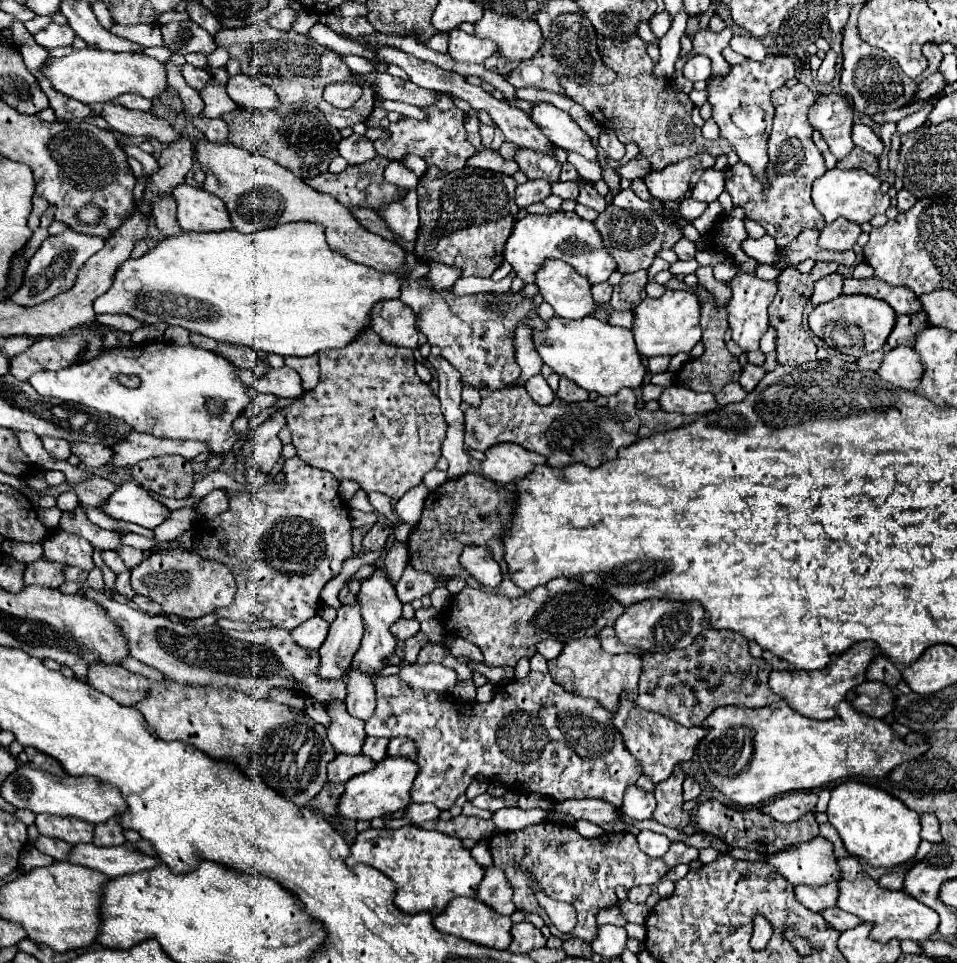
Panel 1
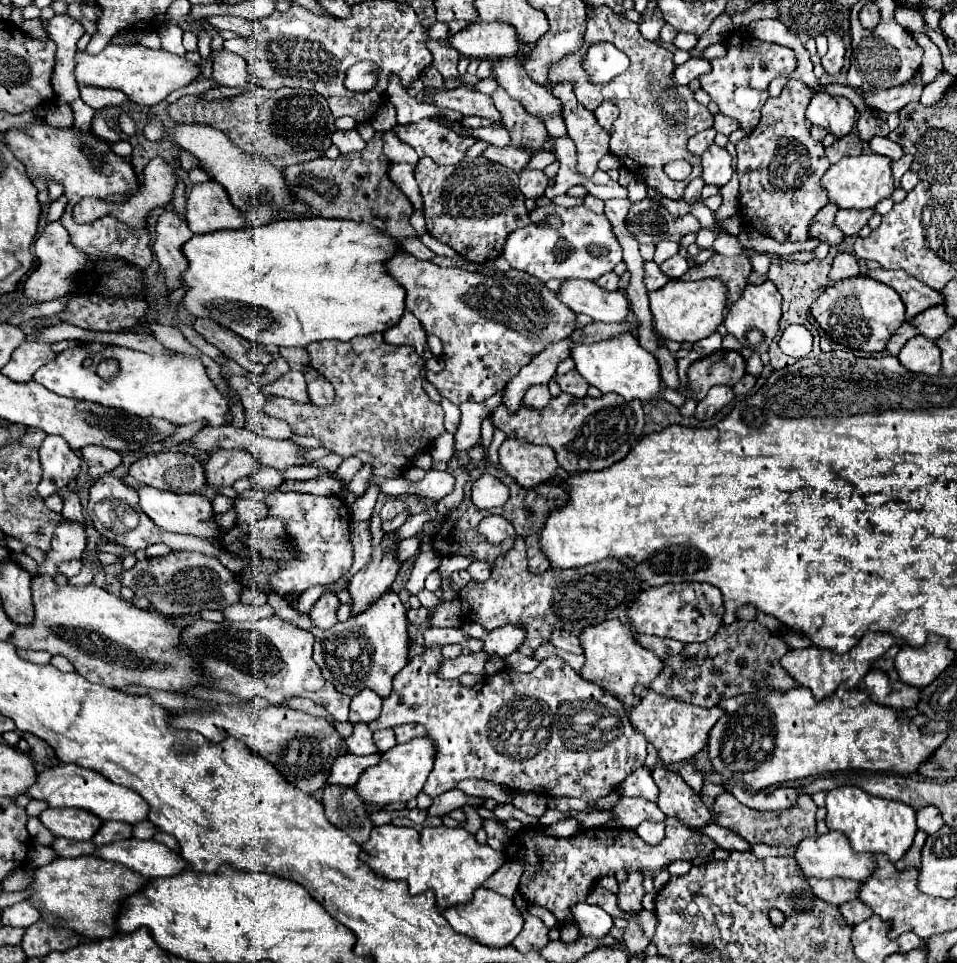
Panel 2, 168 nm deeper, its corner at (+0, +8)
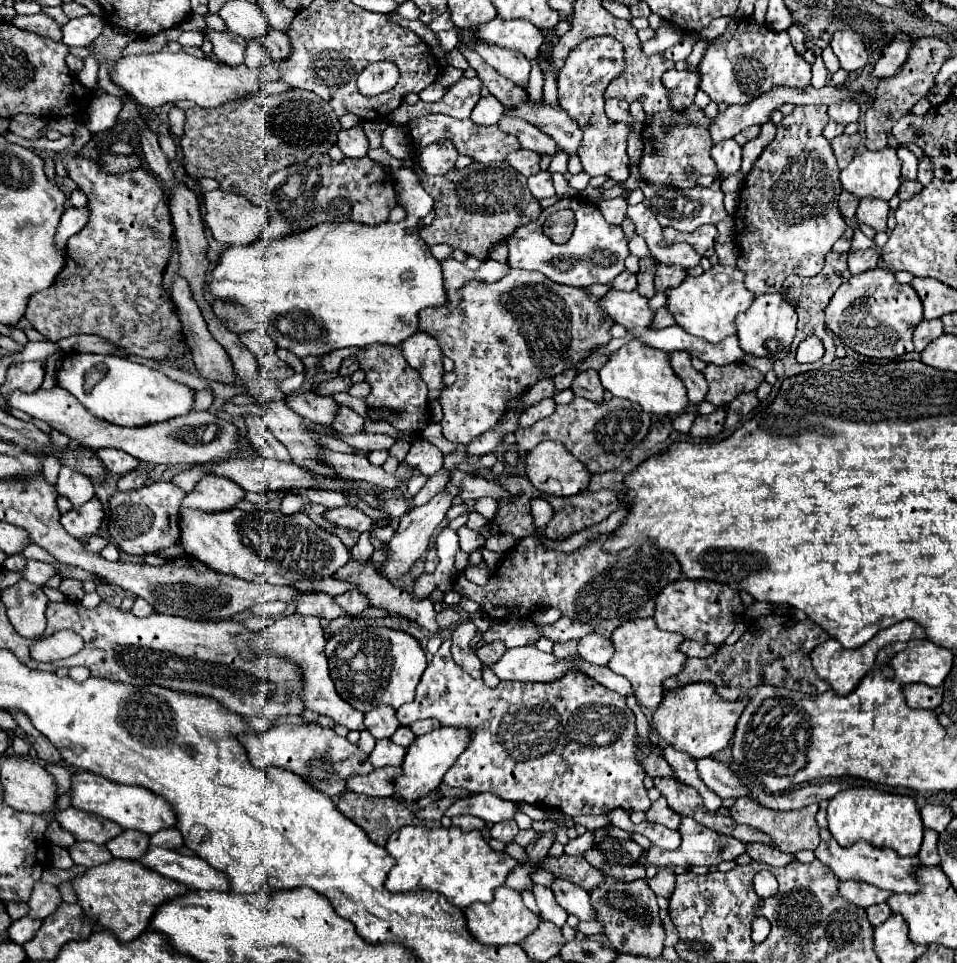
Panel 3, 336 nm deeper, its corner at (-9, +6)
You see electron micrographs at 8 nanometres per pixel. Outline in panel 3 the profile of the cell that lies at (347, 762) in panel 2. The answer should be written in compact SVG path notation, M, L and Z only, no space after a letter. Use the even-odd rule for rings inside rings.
M401 767L375 769L369 777L349 777L349 789L369 797L395 797L393 781L401 775Z

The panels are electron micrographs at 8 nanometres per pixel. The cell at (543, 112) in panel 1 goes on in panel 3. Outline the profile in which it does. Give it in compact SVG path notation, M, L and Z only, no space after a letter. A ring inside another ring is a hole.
M473 39L473 49L485 59L487 65L491 65L503 77L507 77L515 85L527 89L531 63L529 63L529 59L525 59L523 53L517 53L513 49L501 49L497 45L487 45L485 41L477 41L477 39Z

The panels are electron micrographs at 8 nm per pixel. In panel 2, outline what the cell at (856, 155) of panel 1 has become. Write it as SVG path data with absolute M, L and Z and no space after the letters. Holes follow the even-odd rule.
M852 129L852 133L848 133L846 137L834 141L834 145L826 147L826 155L828 155L830 163L836 163L848 155L860 155L862 151L864 151L864 141L860 139L856 129Z

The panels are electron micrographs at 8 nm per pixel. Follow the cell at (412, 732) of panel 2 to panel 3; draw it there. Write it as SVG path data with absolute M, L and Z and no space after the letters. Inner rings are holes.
M421 719L421 721L415 721L411 725L411 729L413 729L415 735L425 735L425 733L429 733L433 729L439 729L439 727L441 727L441 723L437 719Z

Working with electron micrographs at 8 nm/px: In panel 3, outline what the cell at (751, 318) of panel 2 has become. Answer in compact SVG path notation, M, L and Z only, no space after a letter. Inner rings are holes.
M779 293L761 295L761 297L755 297L755 301L745 313L739 313L735 317L735 327L737 327L739 347L745 353L751 353L755 357L771 357L771 353L767 351L767 343L777 341L777 349L773 349L773 361L777 361L787 357L791 351L791 343L797 333L797 313Z

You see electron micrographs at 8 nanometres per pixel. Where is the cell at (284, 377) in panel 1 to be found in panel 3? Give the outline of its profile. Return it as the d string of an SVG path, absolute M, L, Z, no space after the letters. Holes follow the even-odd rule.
M313 391L301 393L287 399L287 405L301 417L309 419L311 423L331 425L337 415L337 403L331 397L313 397Z

